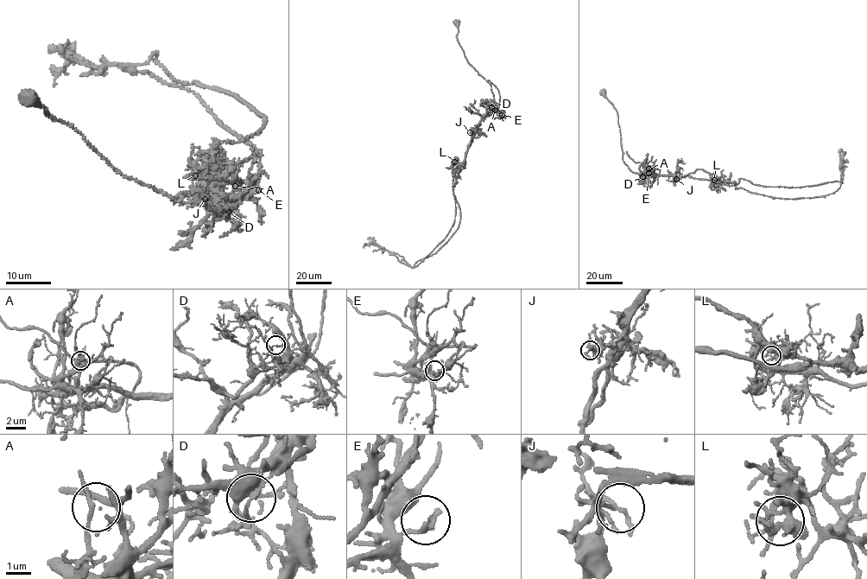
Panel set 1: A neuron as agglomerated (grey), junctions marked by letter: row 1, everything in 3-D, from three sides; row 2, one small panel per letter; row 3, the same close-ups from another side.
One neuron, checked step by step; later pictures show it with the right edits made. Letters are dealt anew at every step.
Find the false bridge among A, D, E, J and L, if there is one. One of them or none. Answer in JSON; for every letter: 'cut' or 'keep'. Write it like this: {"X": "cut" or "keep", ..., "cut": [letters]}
{"A": "keep", "D": "cut", "E": "keep", "J": "keep", "L": "keep", "cut": ["D"]}

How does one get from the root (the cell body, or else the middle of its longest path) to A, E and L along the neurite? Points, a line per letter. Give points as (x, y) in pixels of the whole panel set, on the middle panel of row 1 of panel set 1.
A: (457, 22), (458, 40), (469, 63), (490, 85), (496, 107), (492, 111), (495, 110)
E: (457, 22), (457, 37), (465, 57), (490, 84), (496, 111), (502, 115)
L: (457, 22), (457, 37), (465, 57), (490, 85), (496, 108), (479, 123), (465, 161), (458, 164), (454, 162)

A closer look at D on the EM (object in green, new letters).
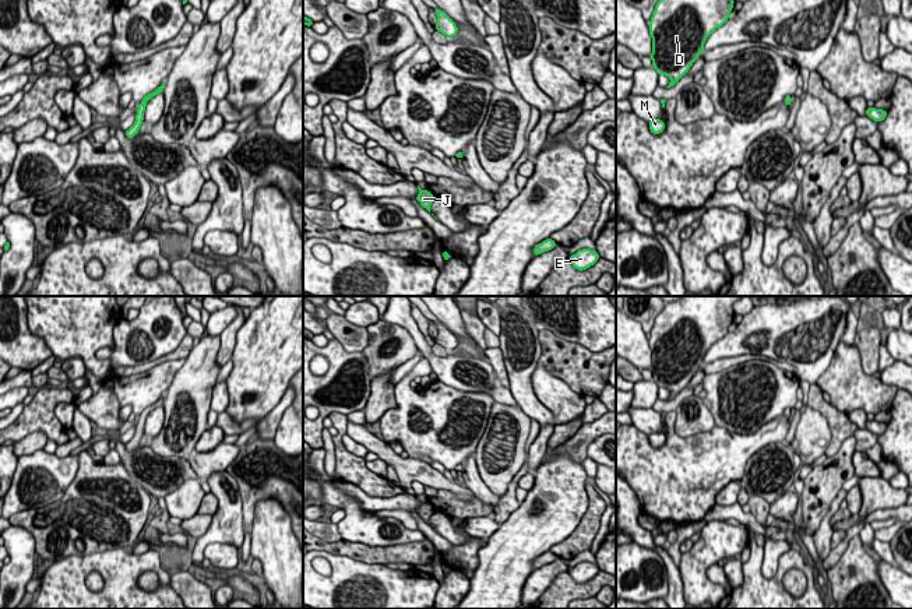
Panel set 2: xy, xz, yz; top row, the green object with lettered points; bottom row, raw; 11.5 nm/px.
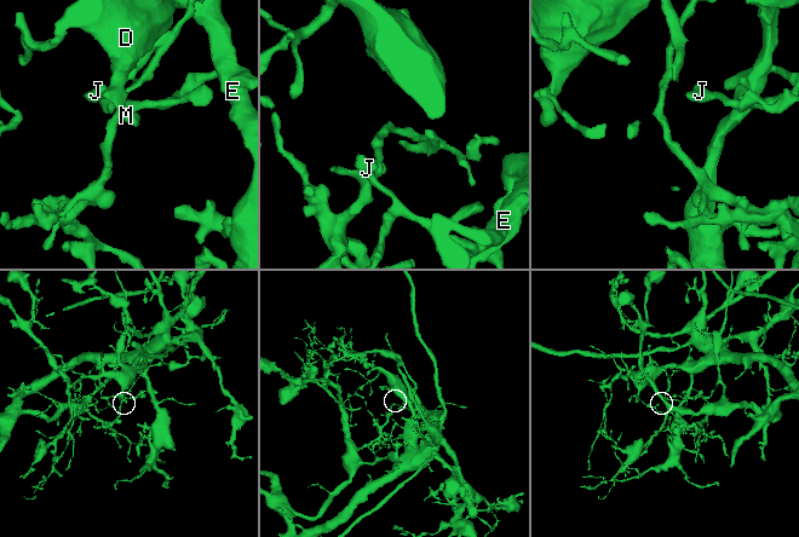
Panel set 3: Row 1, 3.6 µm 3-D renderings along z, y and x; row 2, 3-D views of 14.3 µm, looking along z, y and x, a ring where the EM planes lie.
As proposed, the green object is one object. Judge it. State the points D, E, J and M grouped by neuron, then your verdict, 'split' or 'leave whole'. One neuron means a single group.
D E M / J; split

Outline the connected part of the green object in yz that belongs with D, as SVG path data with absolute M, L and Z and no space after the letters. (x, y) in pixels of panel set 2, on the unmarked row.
M682 296L676 302L665 303L663 310L656 316L652 330L649 332L649 348L652 351L652 380L659 388L668 388L670 395L666 401L673 399L693 376L704 365L707 351L719 339L722 339L733 323L733 303L743 296Z

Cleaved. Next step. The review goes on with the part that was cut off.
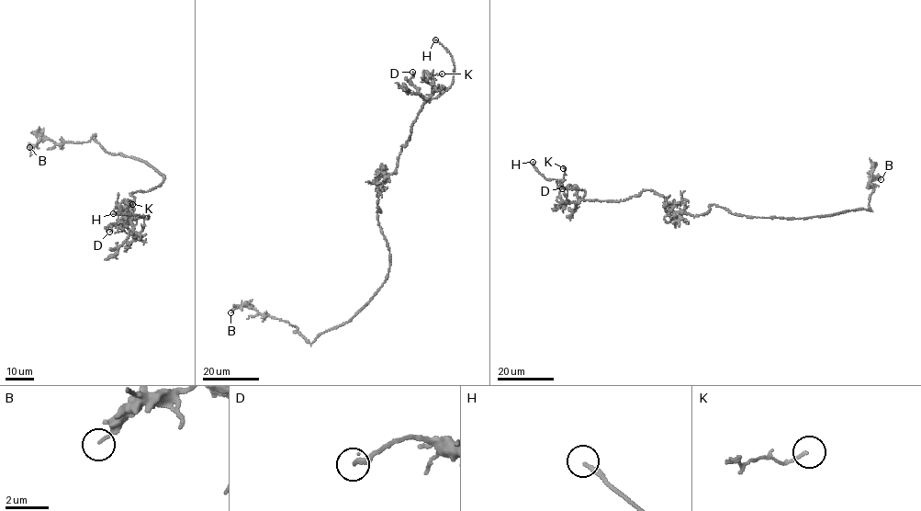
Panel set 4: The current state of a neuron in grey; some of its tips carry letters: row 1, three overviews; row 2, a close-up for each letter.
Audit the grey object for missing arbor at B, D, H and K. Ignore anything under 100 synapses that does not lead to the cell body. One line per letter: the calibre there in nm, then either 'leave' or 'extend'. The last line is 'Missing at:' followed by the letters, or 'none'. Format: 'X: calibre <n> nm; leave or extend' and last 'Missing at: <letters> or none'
B: calibre 130 nm; leave
D: calibre 240 nm; leave
H: calibre 240 nm; extend
K: calibre 130 nm; leave
Missing at: H

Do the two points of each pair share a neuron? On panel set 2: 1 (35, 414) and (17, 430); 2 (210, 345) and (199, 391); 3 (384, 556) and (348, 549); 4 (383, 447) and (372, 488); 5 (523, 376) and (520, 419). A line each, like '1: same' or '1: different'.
1: same
2: same
3: same
4: different
5: different

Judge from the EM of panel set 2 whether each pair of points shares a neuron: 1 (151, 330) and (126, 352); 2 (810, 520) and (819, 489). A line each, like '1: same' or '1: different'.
1: same
2: same

